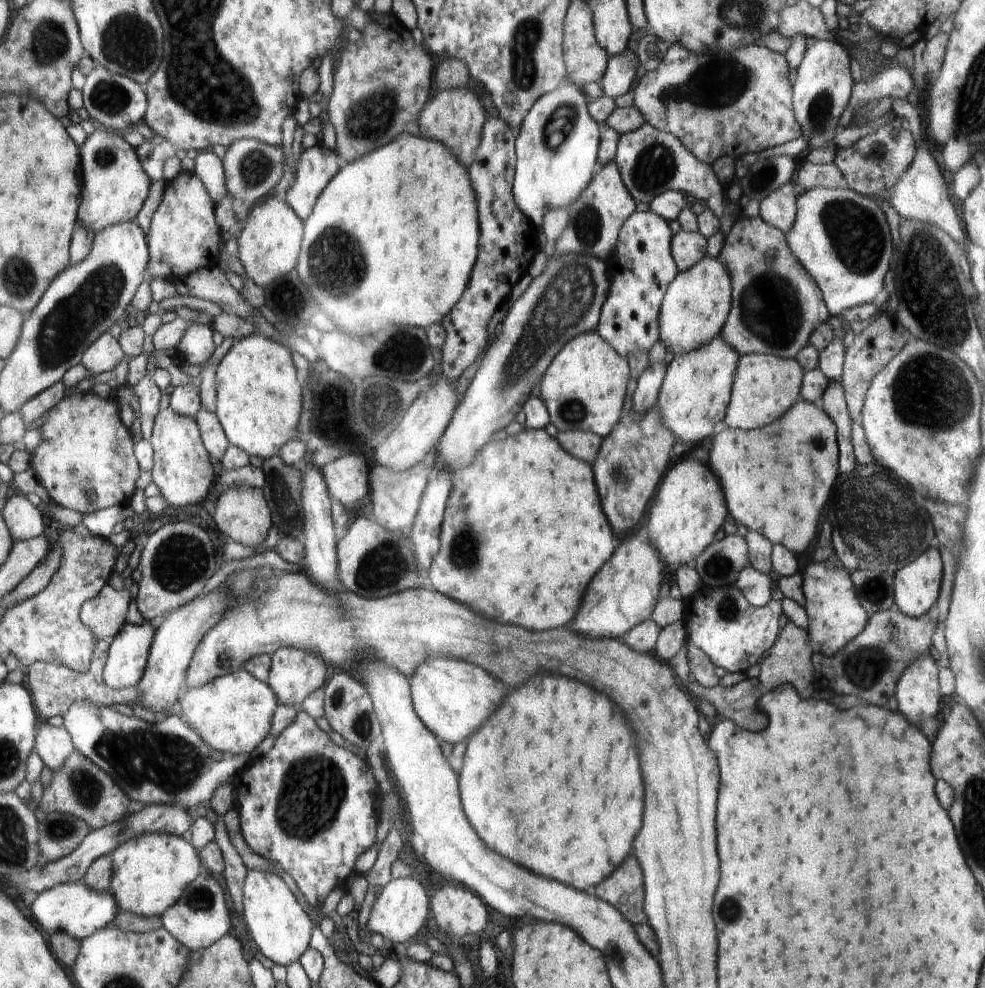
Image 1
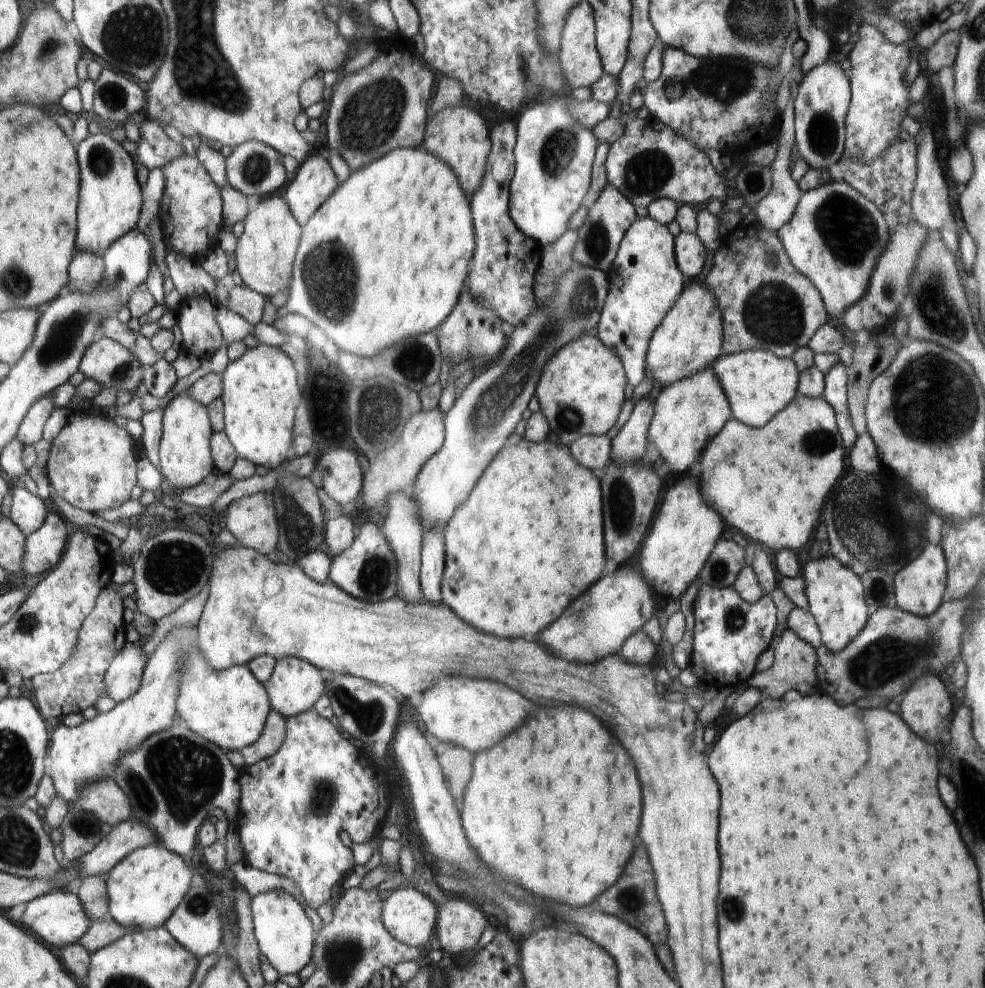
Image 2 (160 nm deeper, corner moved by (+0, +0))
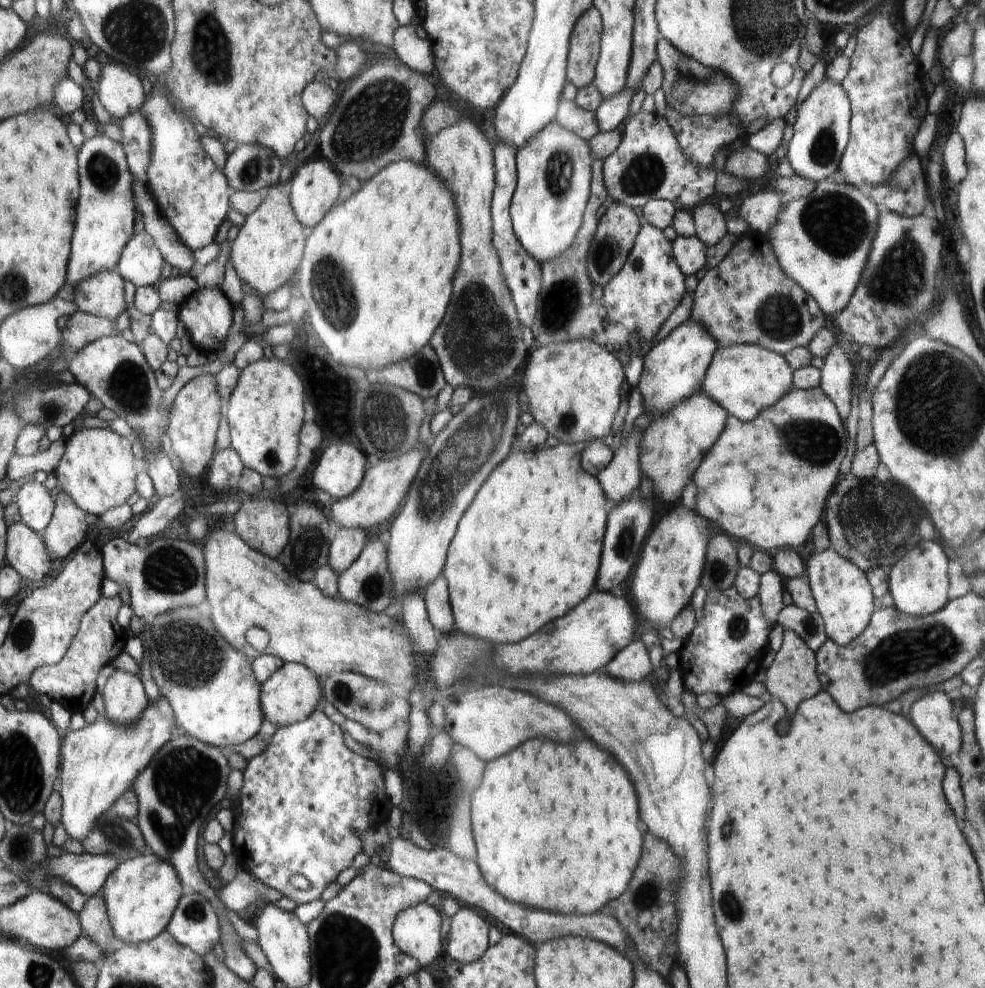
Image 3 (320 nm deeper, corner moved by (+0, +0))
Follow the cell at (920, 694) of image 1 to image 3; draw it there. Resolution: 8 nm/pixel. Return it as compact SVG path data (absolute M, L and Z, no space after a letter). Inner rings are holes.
M933 689L926 696L920 698L912 706L910 718L918 728L922 728L922 736L938 748L938 752L946 756L959 754L962 748L961 726L958 726L952 704L943 690Z

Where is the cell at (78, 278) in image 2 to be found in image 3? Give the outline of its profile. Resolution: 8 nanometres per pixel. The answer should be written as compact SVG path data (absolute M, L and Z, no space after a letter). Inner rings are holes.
M116 270L102 271L72 289L80 311L113 321L124 312L124 279Z

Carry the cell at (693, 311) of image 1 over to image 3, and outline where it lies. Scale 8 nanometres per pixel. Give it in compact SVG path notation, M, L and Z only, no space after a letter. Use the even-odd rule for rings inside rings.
M692 318L660 340L643 358L644 374L636 386L643 400L644 413L664 414L675 404L702 392L705 375L712 366L718 347L707 329Z

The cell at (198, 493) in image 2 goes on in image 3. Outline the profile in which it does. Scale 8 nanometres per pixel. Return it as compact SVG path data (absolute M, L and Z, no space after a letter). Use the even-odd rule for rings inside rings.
M162 497L151 510L144 512L136 521L134 530L130 532L130 543L135 543L140 538L152 538L160 534L161 529L172 525L171 521L182 510L182 500L174 497Z

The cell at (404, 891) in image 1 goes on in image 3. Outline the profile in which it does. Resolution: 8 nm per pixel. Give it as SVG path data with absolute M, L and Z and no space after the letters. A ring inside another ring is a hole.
M426 902L415 905L403 911L393 924L393 939L397 947L408 956L414 957L423 967L432 964L442 954L442 919L433 905Z

